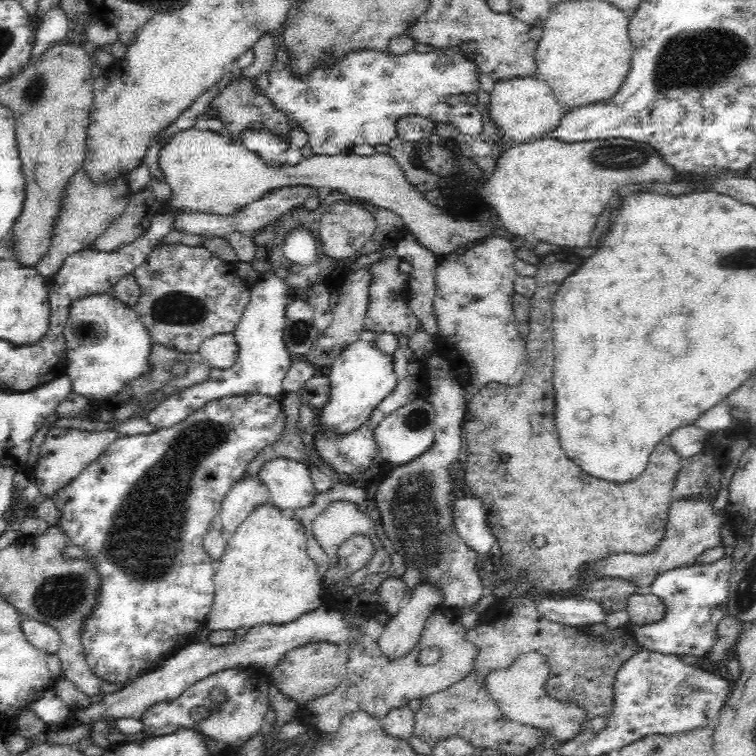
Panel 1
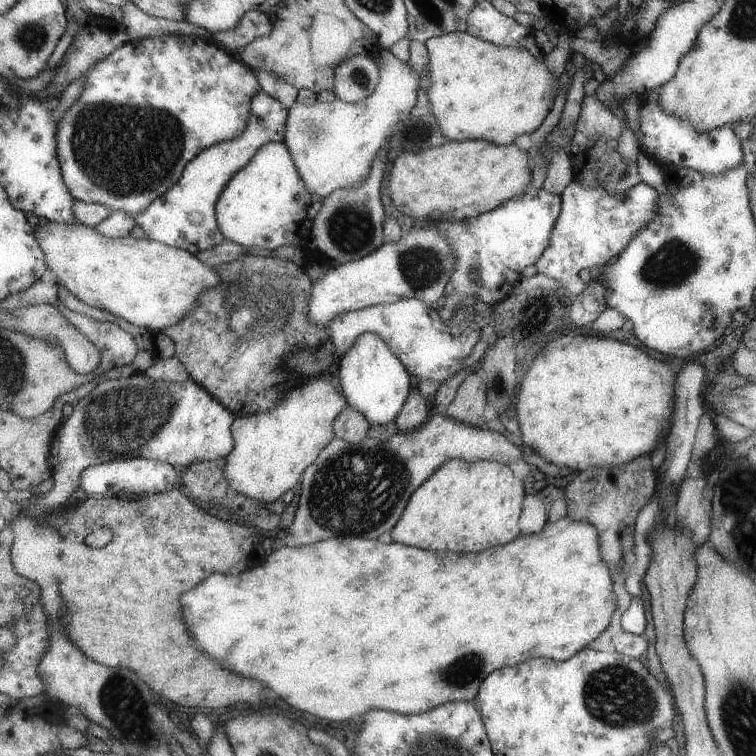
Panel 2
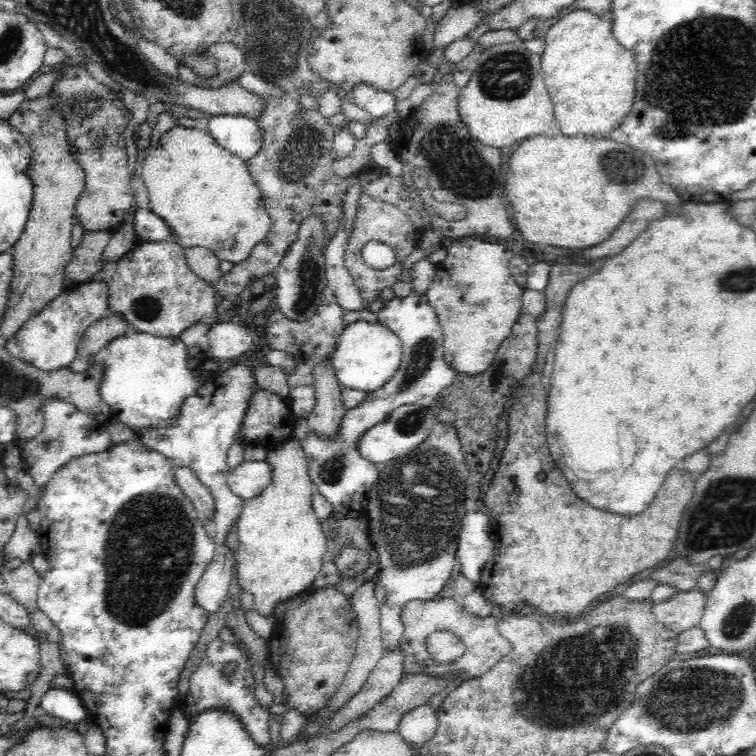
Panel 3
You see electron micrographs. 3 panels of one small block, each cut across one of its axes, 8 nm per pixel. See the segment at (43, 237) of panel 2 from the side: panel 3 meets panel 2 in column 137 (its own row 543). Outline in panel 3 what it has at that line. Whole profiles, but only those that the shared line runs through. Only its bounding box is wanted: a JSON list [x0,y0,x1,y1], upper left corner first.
[236,433,327,618]

